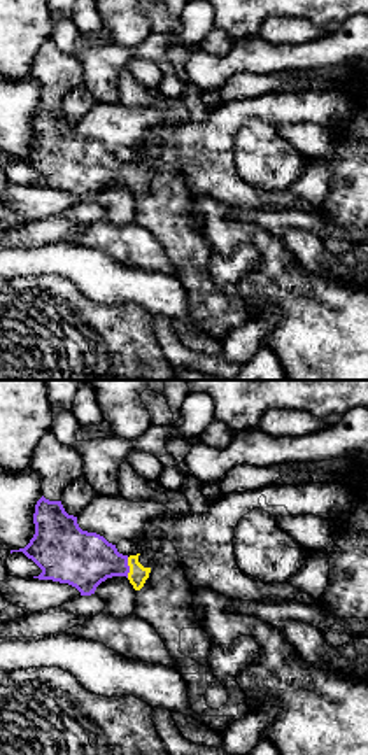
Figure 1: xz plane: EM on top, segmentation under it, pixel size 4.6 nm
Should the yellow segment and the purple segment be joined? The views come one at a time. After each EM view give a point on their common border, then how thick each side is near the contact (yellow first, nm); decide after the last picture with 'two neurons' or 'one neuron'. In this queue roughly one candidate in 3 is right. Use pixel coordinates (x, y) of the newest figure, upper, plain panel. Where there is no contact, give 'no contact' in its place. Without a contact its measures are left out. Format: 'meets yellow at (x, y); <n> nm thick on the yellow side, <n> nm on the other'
meets yellow at (130, 176); 90 nm thick on the yellow side, 260 nm on the other

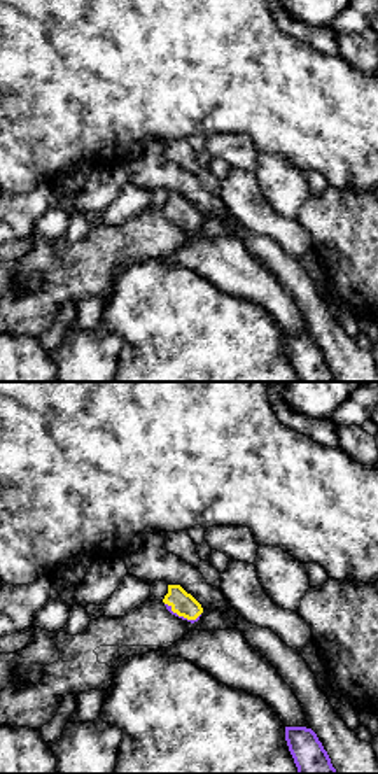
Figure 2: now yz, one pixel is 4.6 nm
meets yellow at (182, 223); 110 nm thick on the yellow side, 20 nm on the other

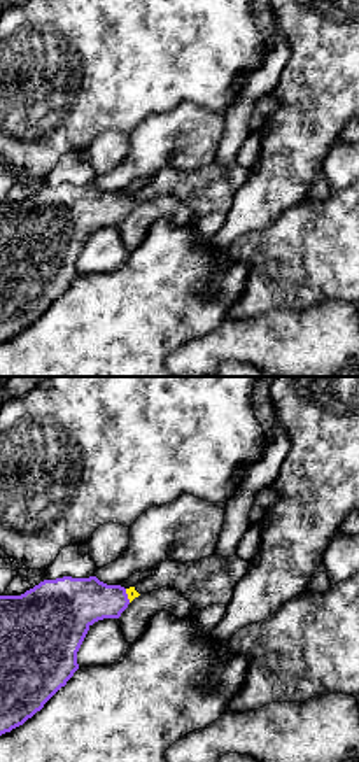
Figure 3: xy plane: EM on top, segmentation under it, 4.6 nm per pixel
meets yellow at (128, 204); 50 nm thick on the yellow side, 240 nm on the other

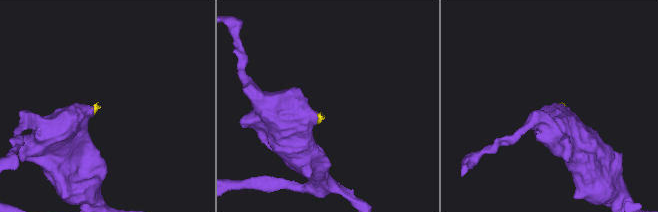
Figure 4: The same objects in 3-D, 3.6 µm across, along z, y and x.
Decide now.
one neuron

